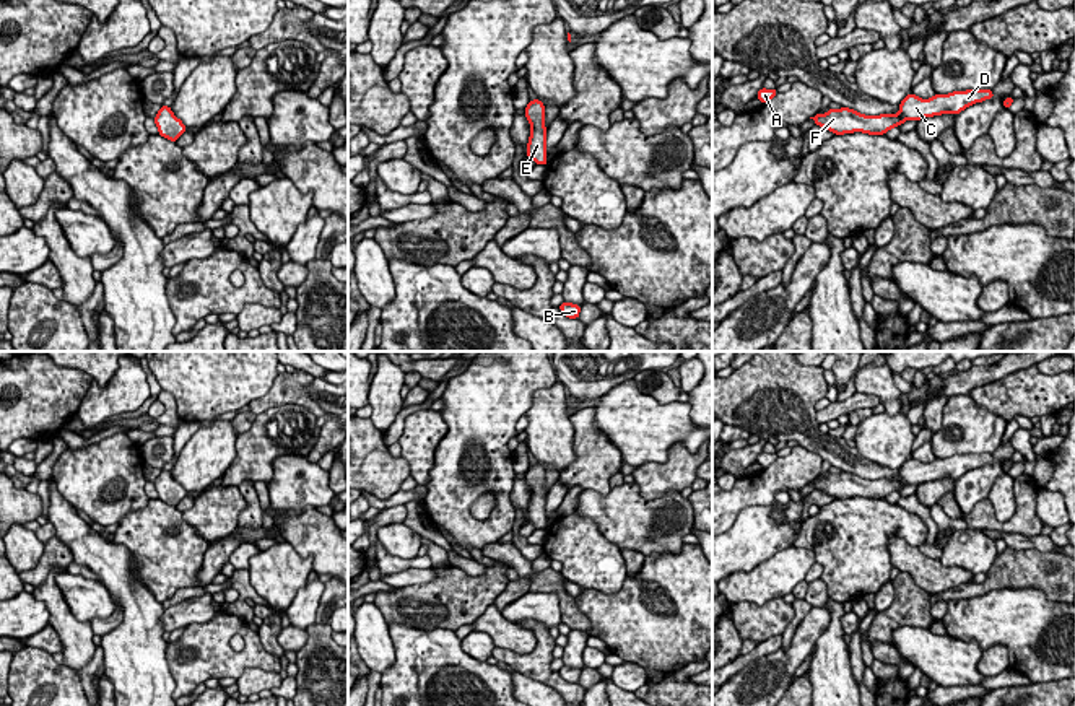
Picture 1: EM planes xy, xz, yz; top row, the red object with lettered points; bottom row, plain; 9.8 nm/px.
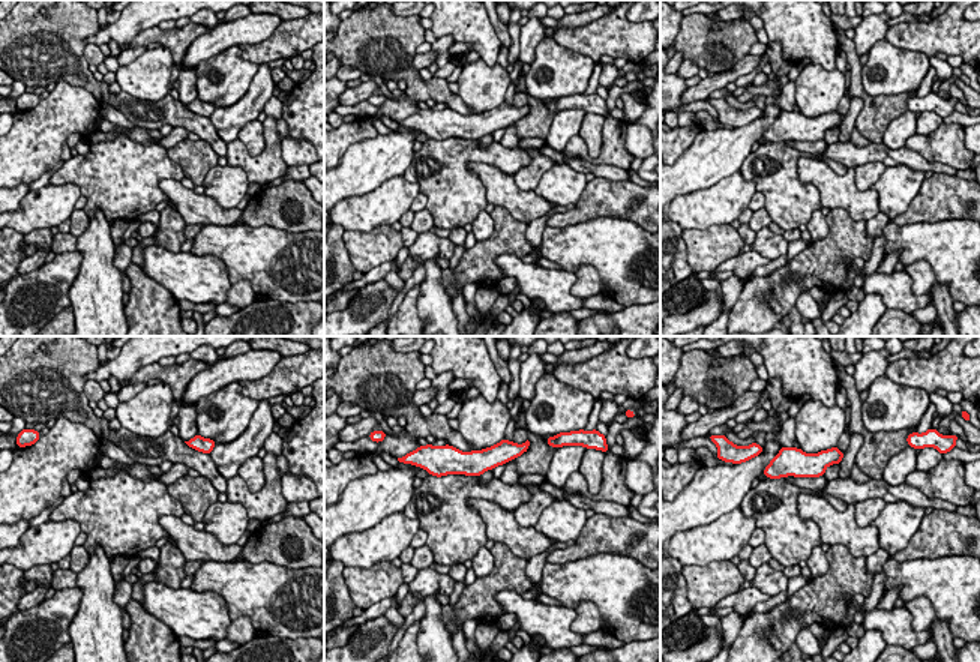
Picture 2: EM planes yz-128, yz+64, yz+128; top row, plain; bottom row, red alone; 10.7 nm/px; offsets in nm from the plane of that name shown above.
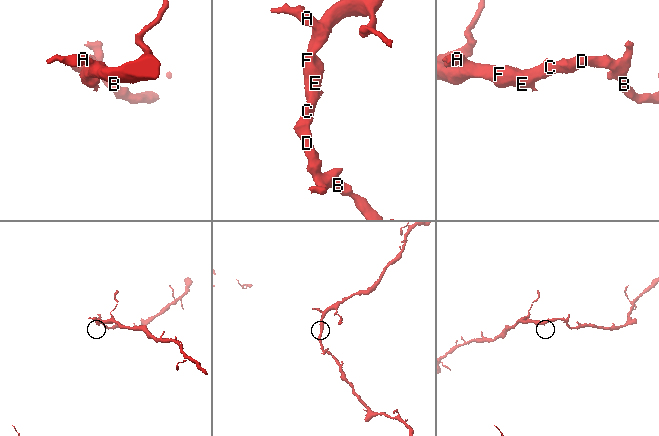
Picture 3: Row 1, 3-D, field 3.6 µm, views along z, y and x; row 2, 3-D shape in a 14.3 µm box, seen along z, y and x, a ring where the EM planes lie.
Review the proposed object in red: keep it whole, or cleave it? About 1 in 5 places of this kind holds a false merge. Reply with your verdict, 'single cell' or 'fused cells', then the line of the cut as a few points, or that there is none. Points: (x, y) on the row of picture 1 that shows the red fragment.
single cell | no cut

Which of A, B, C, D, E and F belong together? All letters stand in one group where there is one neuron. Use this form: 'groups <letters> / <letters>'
groups A B C D E F

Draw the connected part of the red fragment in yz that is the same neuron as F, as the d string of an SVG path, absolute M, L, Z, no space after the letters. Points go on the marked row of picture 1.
M966 89L948 94L934 94L922 99L909 93L899 104L898 114L865 115L849 107L828 109L826 114L815 114L815 125L833 132L834 135L862 132L868 135L885 135L893 127L903 125L906 120L920 120L942 114L960 114L968 106L994 99L992 89Z

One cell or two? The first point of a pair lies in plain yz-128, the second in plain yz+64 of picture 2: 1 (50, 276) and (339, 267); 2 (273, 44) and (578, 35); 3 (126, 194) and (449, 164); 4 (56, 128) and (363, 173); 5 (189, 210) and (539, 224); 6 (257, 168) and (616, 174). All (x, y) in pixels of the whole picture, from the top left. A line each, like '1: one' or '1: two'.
1: two
2: one
3: one
4: two
5: two
6: two

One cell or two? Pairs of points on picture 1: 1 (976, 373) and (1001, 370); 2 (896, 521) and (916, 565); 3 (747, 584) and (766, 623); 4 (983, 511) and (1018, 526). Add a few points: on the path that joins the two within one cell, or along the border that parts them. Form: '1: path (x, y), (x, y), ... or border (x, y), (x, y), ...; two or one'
1: path (983, 373), (994, 373); one
2: border (918, 545), (892, 537), (888, 542), (892, 566); two
3: border (783, 596), (761, 604), (732, 605); two
4: path (991, 519), (997, 526), (1010, 526); one

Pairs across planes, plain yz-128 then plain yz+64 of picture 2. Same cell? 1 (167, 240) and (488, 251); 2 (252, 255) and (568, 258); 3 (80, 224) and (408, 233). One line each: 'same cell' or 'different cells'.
1: same cell
2: same cell
3: different cells

